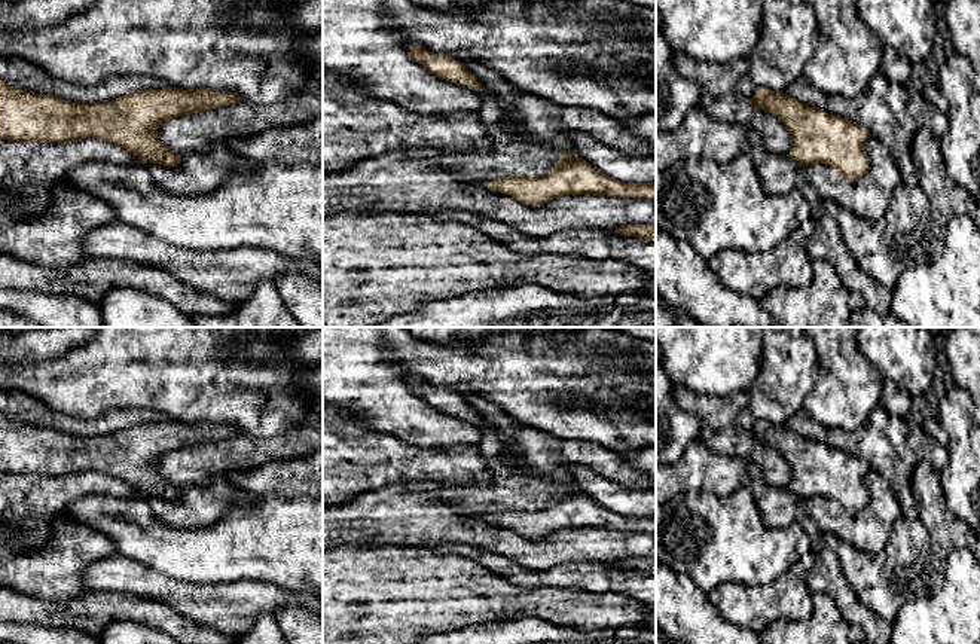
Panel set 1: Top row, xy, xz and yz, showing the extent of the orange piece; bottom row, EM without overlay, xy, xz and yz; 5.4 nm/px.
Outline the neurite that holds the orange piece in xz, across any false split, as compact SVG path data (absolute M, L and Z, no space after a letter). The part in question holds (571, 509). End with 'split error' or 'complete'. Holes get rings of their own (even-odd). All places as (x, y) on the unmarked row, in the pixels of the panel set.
M562 483L555 503L546 509L509 509L483 518L486 522L510 528L531 540L564 528L602 527L656 532L654 516L623 516L593 501L581 489L567 491Z | complete

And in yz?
M764 419L755 422L749 437L767 443L785 458L791 468L787 489L797 498L831 498L849 516L868 504L865 477L871 467L861 458Z | complete

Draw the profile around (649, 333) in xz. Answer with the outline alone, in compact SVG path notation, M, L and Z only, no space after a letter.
M610 327L628 333L634 338L656 342L656 327Z

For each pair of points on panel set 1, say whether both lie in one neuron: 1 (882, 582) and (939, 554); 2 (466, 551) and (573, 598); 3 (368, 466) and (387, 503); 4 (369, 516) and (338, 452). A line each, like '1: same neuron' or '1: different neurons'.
1: different neurons
2: different neurons
3: different neurons
4: different neurons

